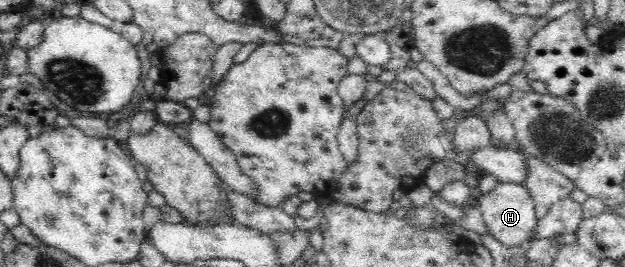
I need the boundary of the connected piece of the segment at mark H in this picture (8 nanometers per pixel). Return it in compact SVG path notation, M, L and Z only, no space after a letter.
M498 182L498 184L479 198L479 208L489 234L507 247L520 246L532 240L533 232L537 227L534 199L524 186L511 182Z

